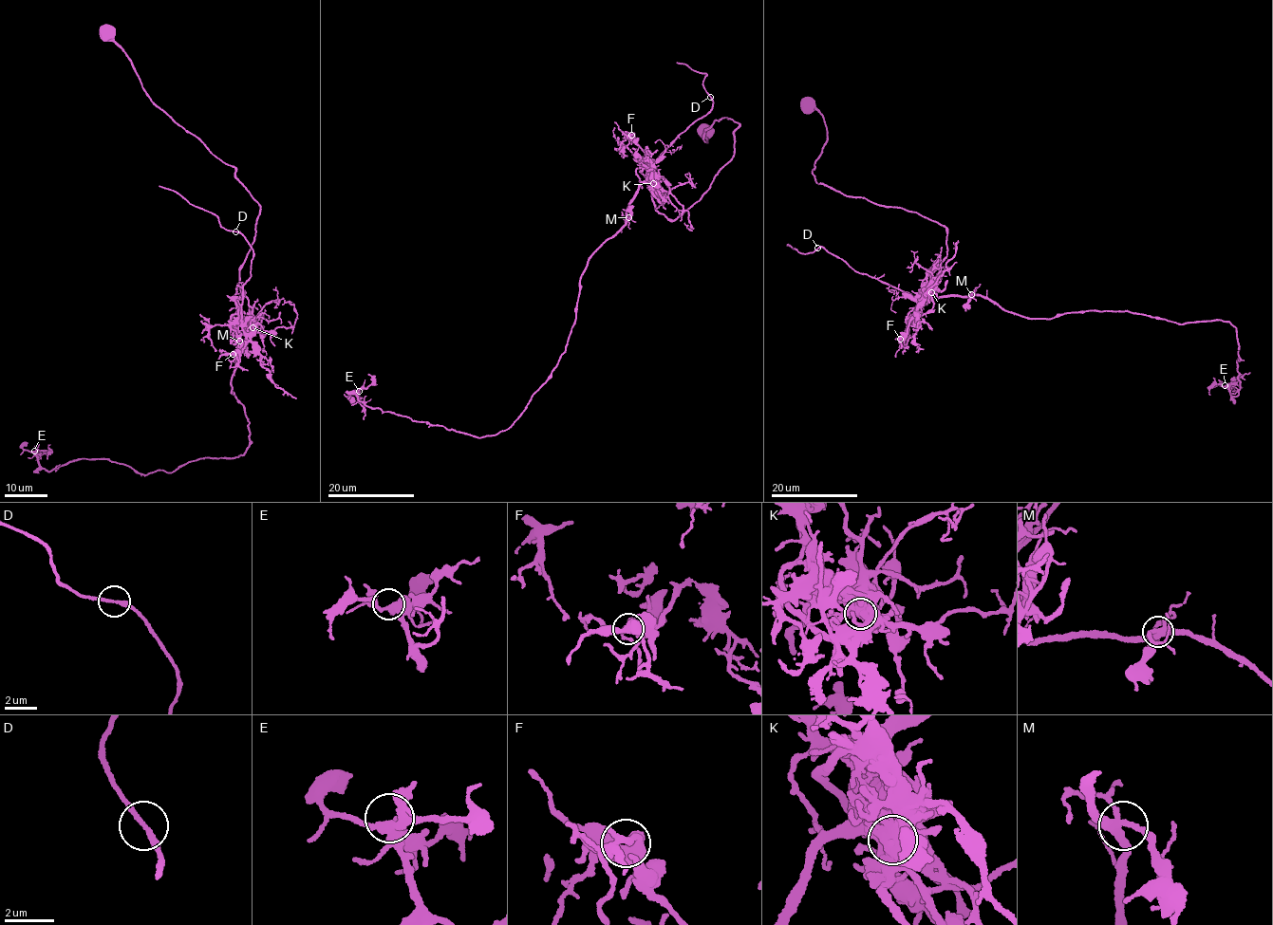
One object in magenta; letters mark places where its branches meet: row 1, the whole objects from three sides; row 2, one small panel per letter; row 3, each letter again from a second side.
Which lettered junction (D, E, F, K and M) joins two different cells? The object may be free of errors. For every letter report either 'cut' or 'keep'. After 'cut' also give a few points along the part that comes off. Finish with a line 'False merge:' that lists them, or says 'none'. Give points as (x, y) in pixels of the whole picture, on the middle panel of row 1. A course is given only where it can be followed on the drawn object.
D: keep
E: keep
F: keep
K: cut; foreign part runs (653, 183), (589, 259), (566, 351), (513, 425), (477, 437), (367, 407), (355, 393), (368, 375)
M: keep
False merge: K

